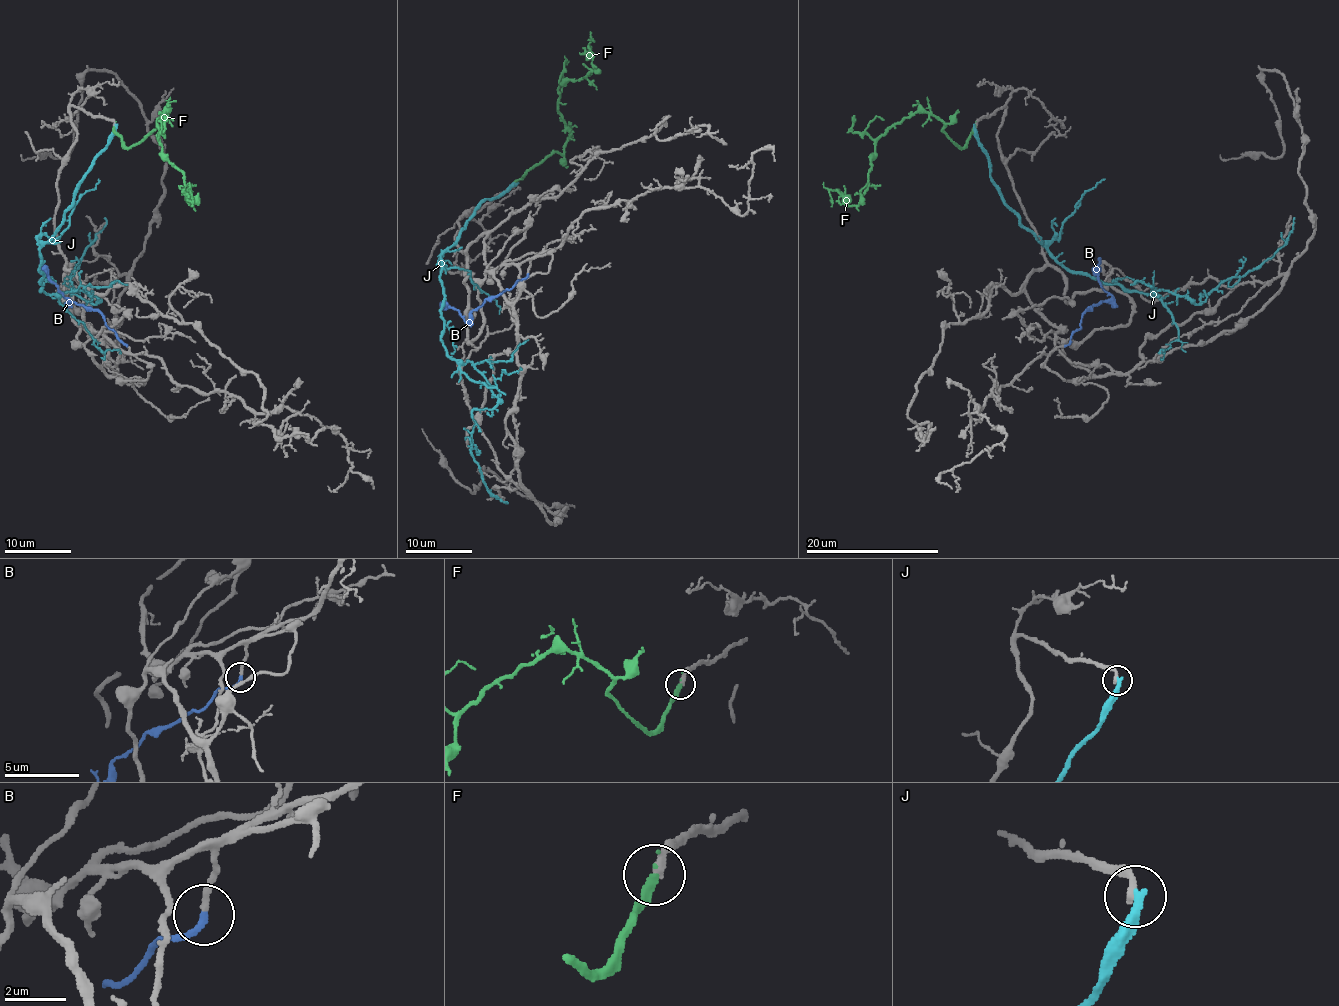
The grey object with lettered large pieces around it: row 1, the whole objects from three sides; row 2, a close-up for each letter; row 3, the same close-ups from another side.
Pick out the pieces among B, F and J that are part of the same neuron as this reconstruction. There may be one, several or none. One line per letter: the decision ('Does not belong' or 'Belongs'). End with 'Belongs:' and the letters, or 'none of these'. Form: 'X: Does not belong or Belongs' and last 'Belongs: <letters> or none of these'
B: Belongs
F: Belongs
J: Does not belong
Belongs: B, F

